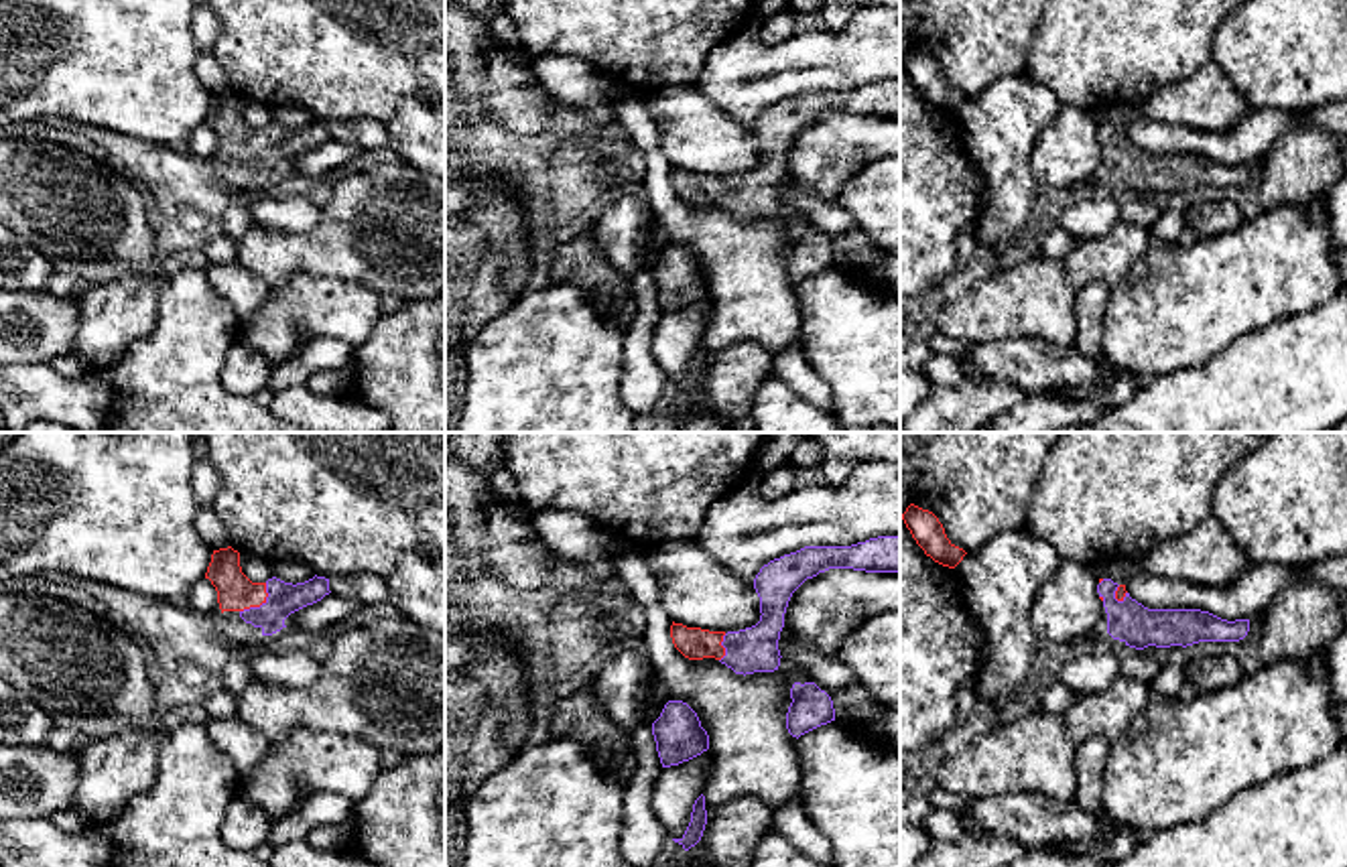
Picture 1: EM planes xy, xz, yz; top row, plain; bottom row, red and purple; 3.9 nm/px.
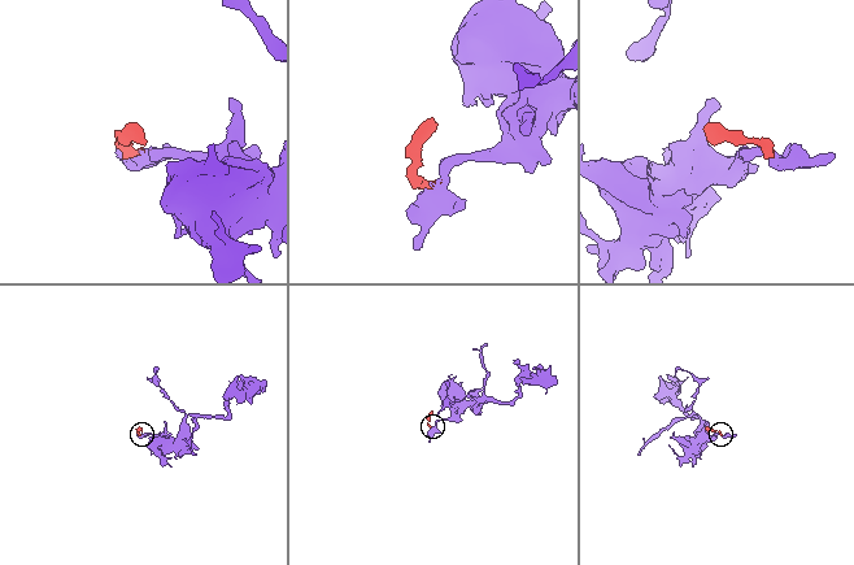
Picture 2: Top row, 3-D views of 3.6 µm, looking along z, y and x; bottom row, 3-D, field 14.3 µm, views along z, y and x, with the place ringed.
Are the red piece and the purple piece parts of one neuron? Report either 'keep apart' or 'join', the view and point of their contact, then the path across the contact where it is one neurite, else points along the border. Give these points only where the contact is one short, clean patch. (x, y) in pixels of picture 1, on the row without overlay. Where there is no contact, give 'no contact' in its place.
join; contact xy (261, 149); way xy (236, 137), (261, 149), (283, 143)

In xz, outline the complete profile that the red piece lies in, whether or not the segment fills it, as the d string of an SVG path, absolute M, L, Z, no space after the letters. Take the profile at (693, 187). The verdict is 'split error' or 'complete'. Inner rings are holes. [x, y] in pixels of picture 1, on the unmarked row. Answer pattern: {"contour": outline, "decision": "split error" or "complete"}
{"contour": "M878 81L851 91L805 91L774 104L754 124L762 158L756 171L725 179L672 166L672 189L689 205L715 203L735 219L774 217L782 203L778 185L792 138L829 114L900 118L900 81Z", "decision": "split error"}

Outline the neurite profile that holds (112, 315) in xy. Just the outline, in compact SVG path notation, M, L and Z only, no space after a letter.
M132 270L124 278L83 290L77 301L77 339L69 355L85 368L120 359L132 341L154 331L158 294L152 270Z

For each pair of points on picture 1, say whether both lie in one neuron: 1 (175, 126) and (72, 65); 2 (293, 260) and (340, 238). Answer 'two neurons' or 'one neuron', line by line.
1: one neuron
2: one neuron

